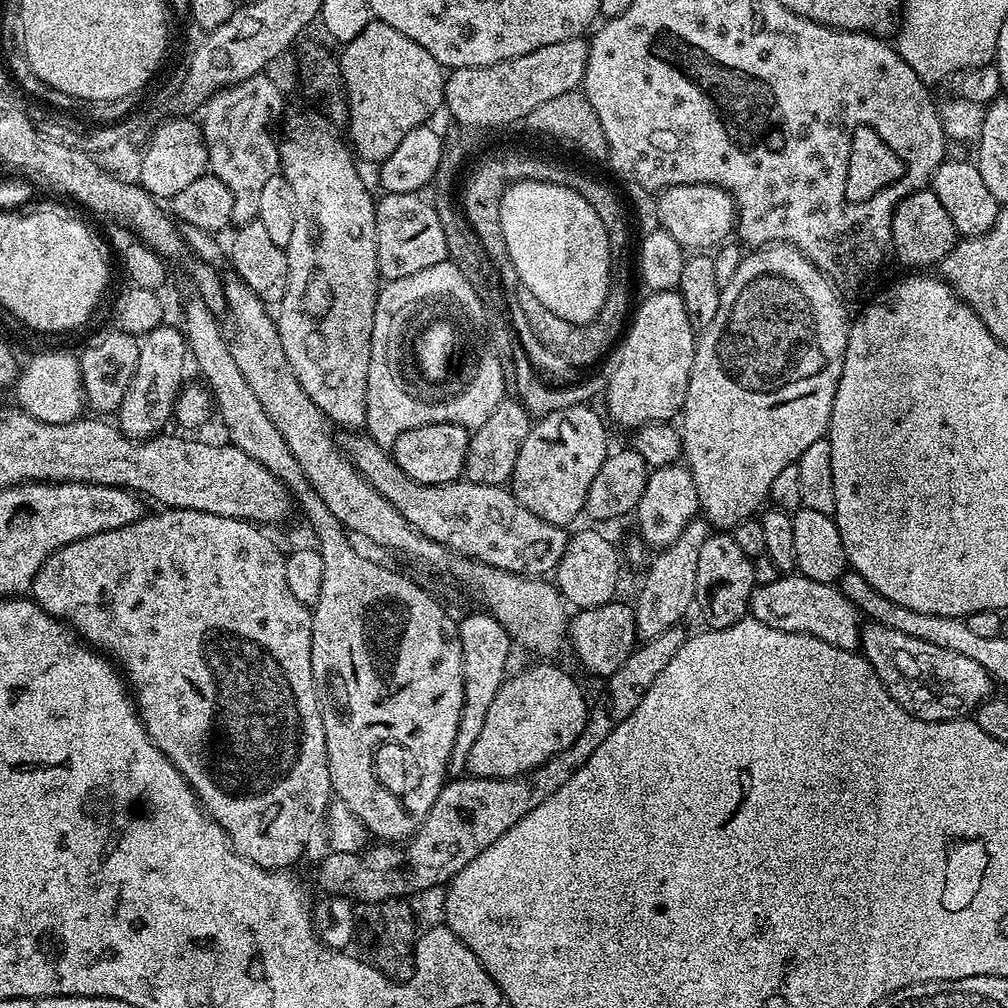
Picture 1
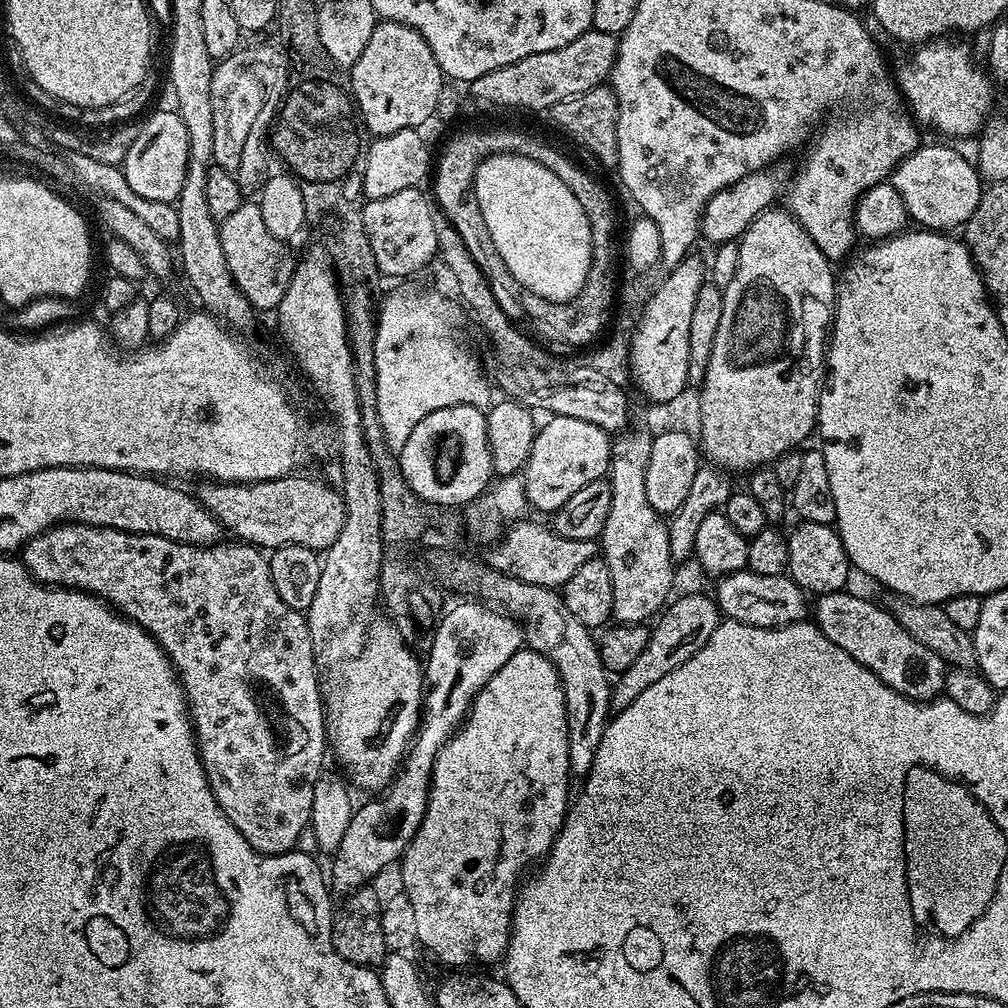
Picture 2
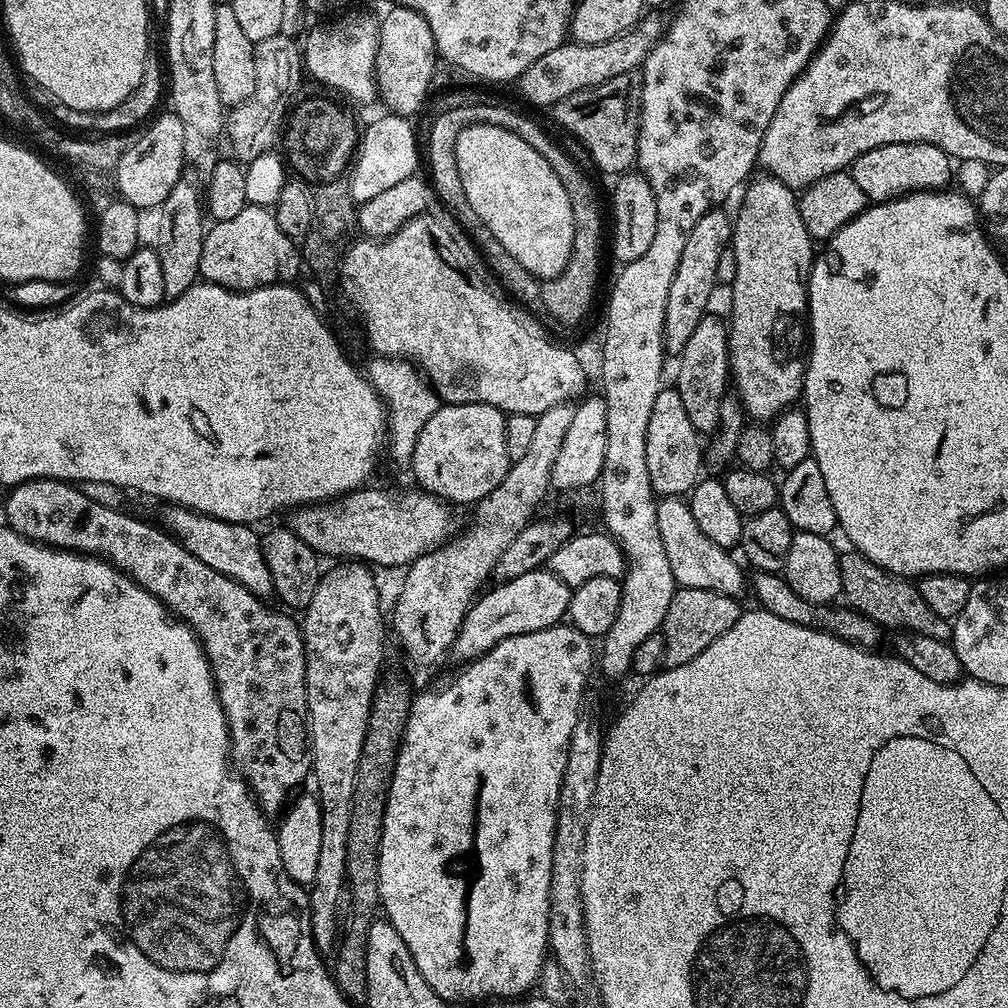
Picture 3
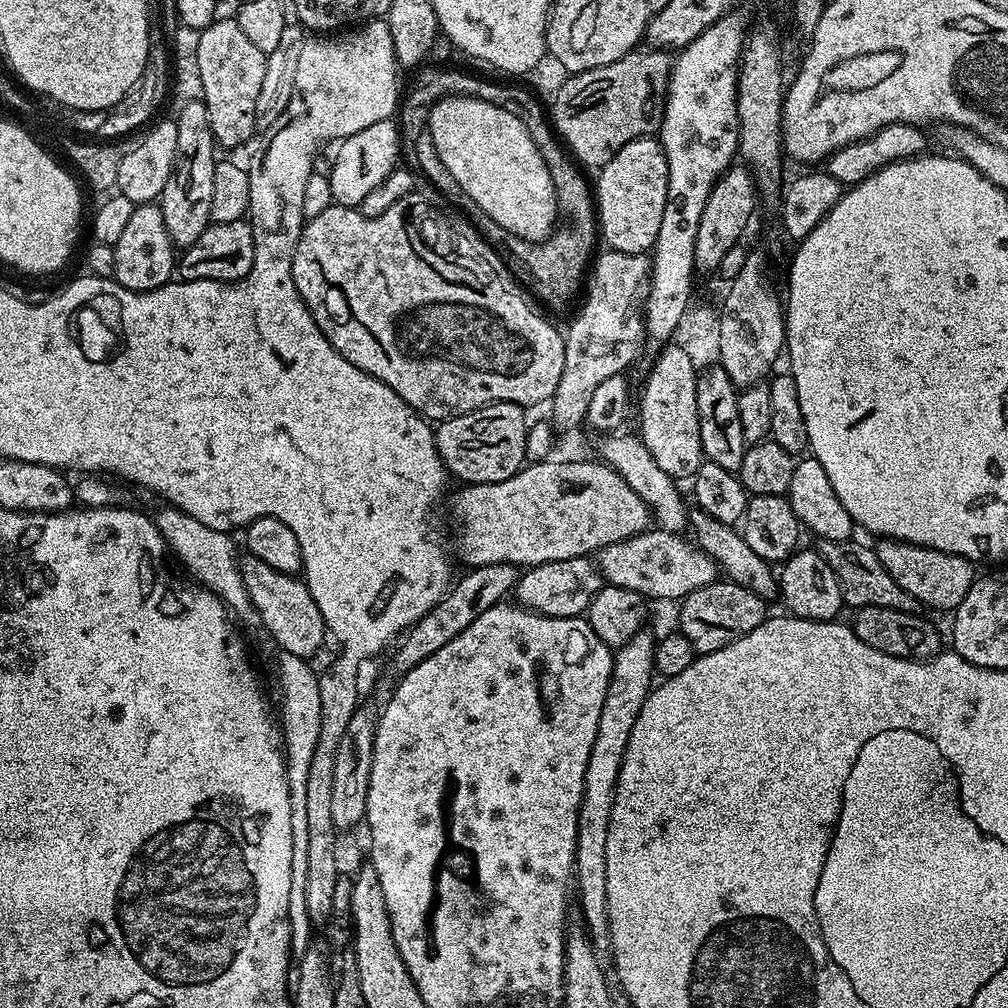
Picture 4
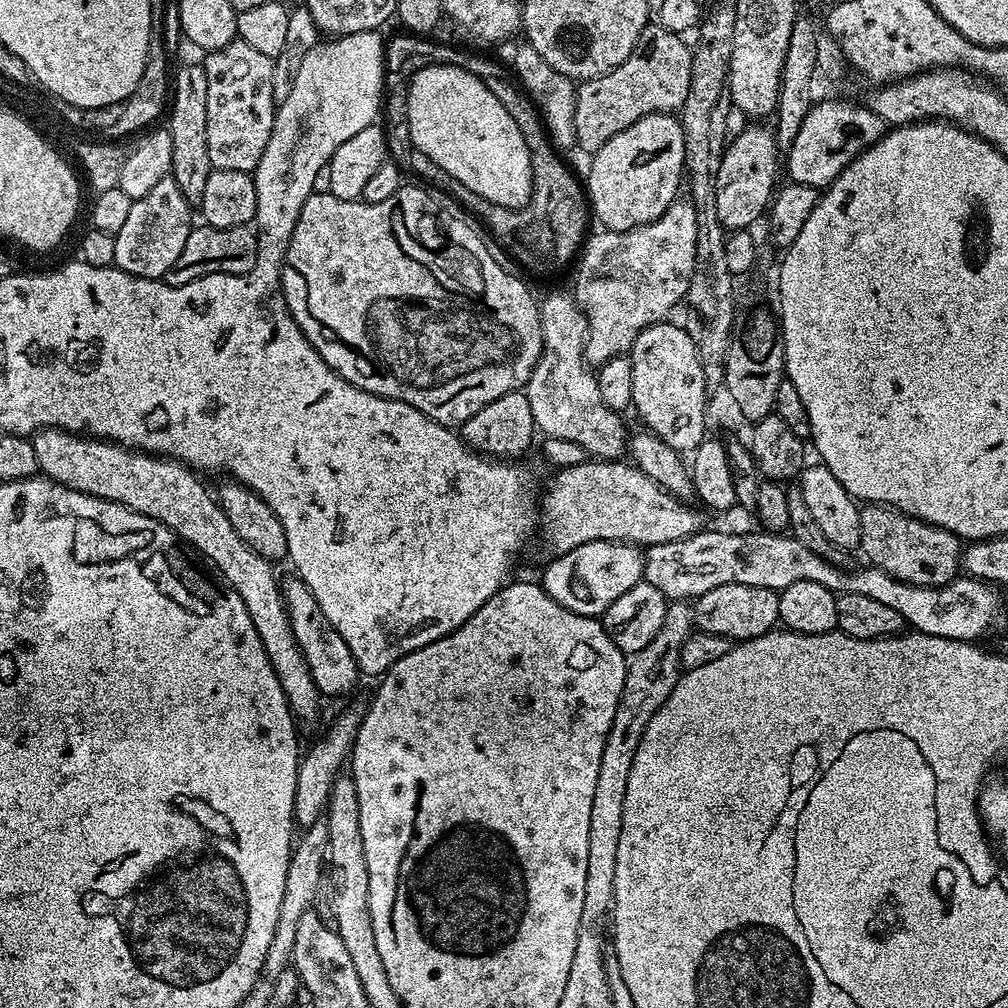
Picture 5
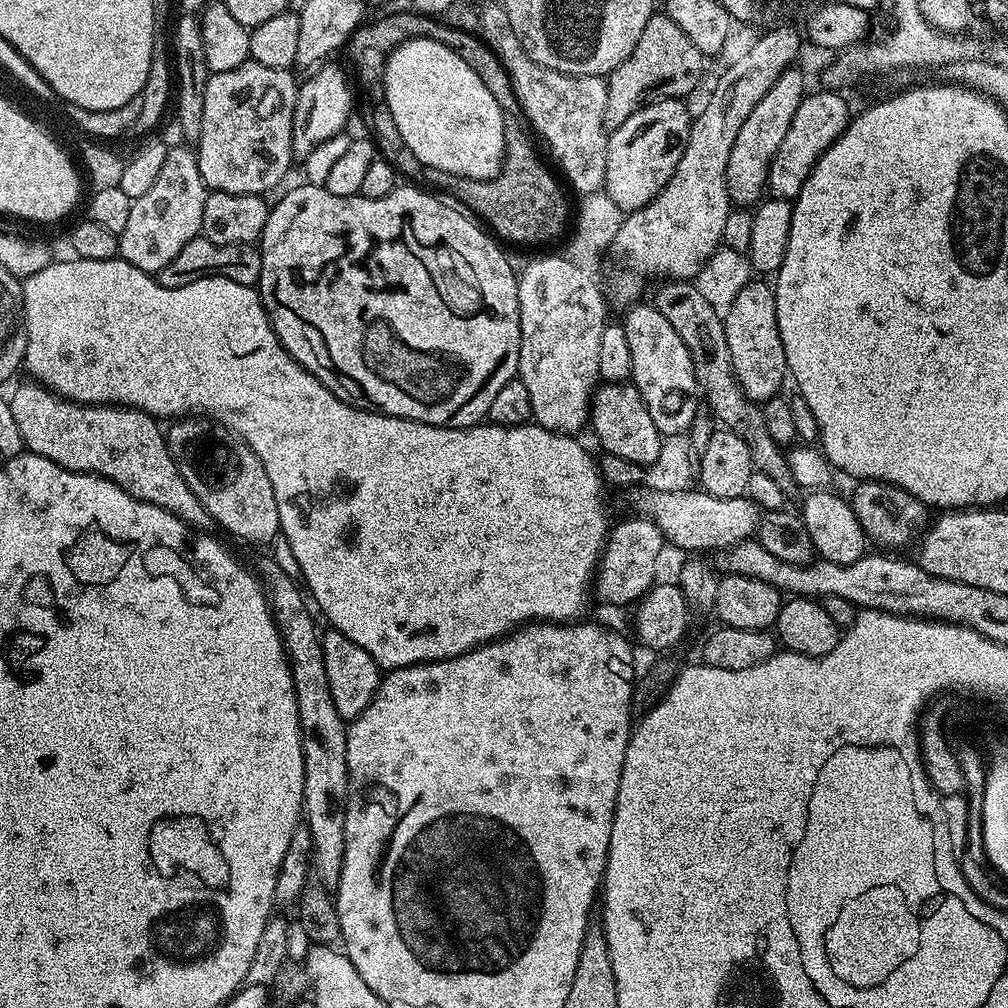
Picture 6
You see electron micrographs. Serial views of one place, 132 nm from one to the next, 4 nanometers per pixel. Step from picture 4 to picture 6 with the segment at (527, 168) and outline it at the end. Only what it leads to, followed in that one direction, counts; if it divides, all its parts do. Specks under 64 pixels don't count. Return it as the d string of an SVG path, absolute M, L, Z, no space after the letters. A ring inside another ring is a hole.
M414 36L393 49L388 55L382 89L383 99L394 116L402 134L402 142L414 152L418 162L446 170L450 174L471 180L492 180L504 165L503 118L494 94L483 85L481 78L462 58L442 41L426 36Z

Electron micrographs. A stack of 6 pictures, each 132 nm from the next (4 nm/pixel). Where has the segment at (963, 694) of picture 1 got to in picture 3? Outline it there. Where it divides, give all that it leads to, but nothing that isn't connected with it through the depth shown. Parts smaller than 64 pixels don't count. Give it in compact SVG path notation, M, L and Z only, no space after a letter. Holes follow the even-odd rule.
M755 571L750 578L750 588L757 598L756 602L767 609L768 612L775 614L778 618L783 618L786 622L794 622L795 625L815 628L821 632L831 632L838 639L846 641L848 644L855 644L861 648L869 650L877 647L876 643L882 635L881 629L870 618L866 618L855 608L847 606L829 606L827 604L811 604L795 594L792 587L787 584L779 573L757 572Z

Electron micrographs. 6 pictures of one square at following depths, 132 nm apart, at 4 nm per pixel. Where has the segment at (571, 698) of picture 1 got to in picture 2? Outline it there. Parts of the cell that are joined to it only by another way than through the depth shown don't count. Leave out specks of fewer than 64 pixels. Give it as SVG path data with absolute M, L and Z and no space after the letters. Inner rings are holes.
M521 650L513 654L510 662L482 686L482 690L474 698L472 709L468 711L468 719L455 736L448 739L432 771L432 787L428 790L426 814L408 844L402 859L399 861L400 880L404 883L404 892L408 895L408 904L412 907L412 928L424 948L429 948L444 964L452 966L476 966L472 964L492 964L501 959L508 951L508 937L512 935L512 910L516 906L520 875L532 863L543 861L552 851L552 843L564 826L564 817L570 807L568 796L568 727L566 726L566 702L562 682L556 667L542 654L531 650Z

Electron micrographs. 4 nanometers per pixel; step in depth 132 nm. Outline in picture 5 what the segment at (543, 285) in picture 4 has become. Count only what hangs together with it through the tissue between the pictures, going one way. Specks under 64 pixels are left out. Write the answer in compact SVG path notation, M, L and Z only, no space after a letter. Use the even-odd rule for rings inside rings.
M536 105L524 108L524 116L520 116L522 138L526 138L526 146L532 152L532 197L525 208L515 210L506 206L498 206L478 193L466 190L458 178L454 178L438 162L430 162L426 154L415 151L412 158L411 171L416 171L437 193L450 196L465 213L477 216L492 231L492 236L521 264L532 272L556 272L581 251L586 239L588 216L590 220L590 204L586 199L586 188L576 181L576 176L560 161L561 153L554 150L548 129Z

